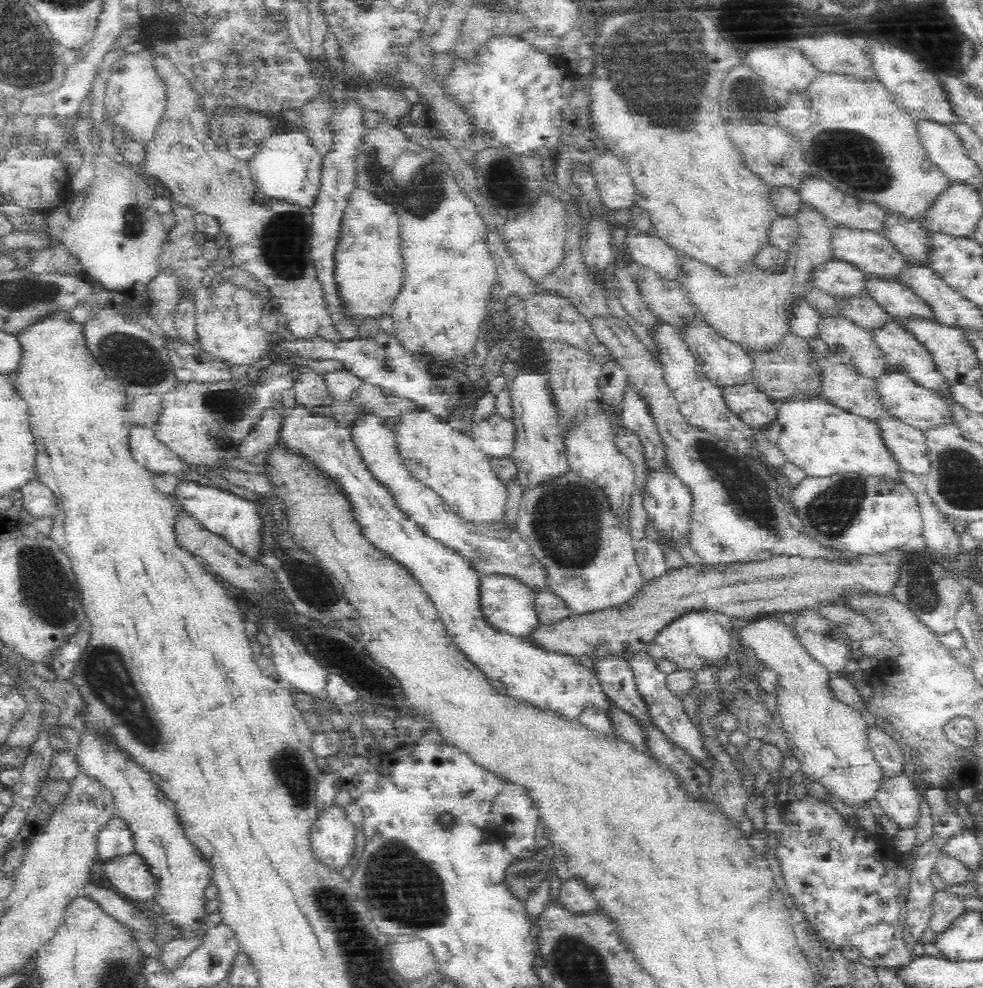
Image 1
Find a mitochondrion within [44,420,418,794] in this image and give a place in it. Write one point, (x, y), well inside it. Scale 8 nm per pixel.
(108, 674)

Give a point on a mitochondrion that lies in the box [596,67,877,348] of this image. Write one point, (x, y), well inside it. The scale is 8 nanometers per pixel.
(738, 78)

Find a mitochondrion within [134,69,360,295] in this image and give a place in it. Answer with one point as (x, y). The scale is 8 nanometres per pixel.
(284, 237)

